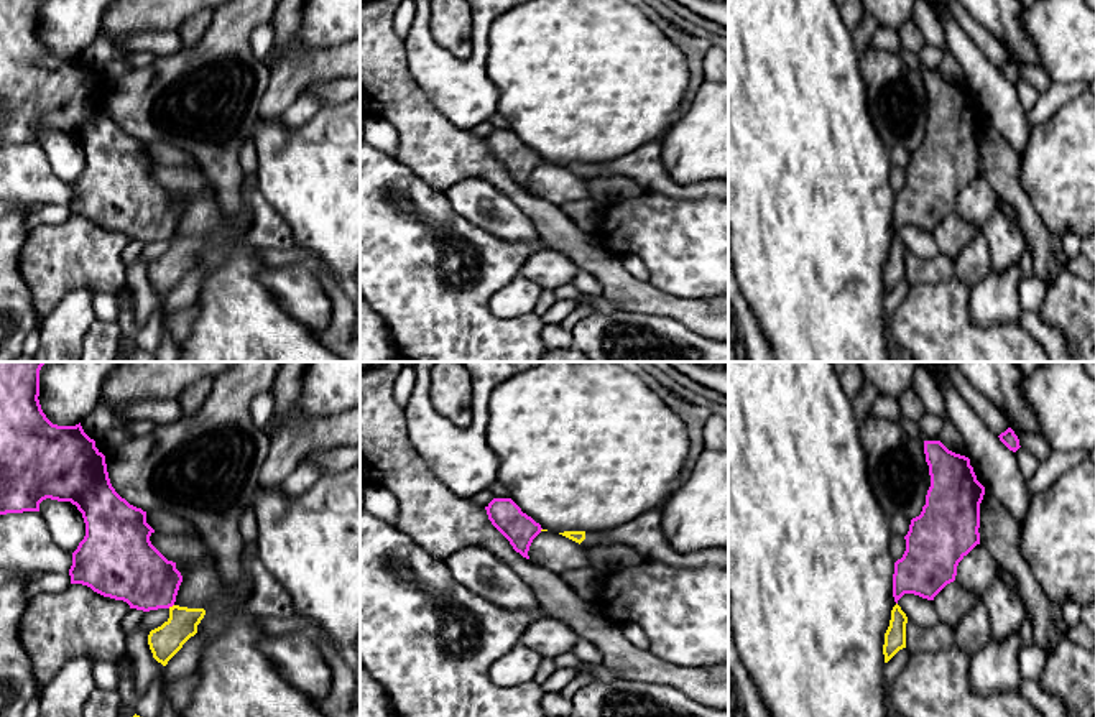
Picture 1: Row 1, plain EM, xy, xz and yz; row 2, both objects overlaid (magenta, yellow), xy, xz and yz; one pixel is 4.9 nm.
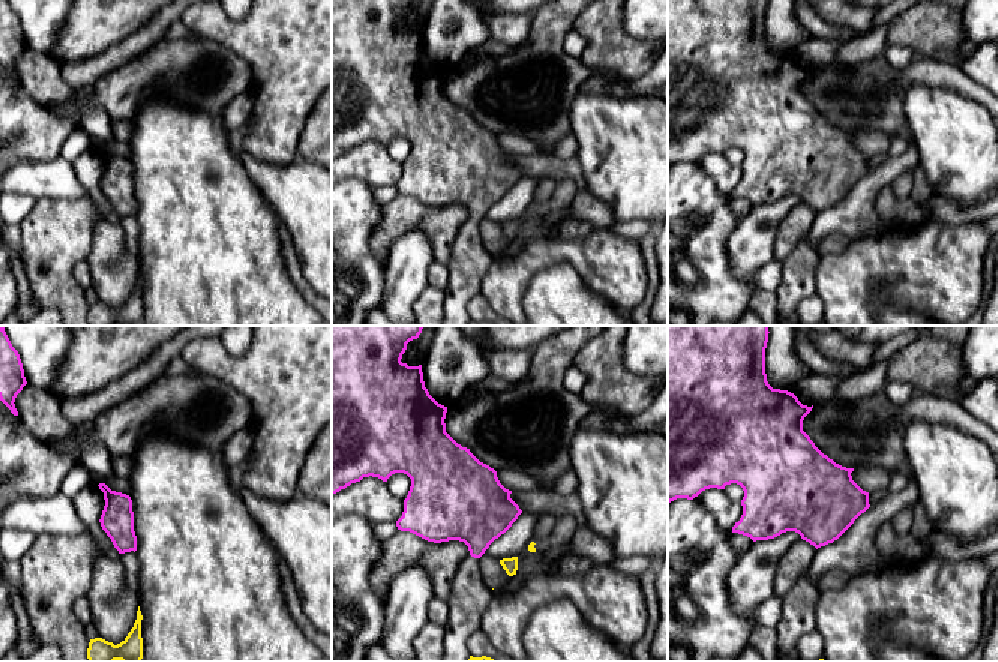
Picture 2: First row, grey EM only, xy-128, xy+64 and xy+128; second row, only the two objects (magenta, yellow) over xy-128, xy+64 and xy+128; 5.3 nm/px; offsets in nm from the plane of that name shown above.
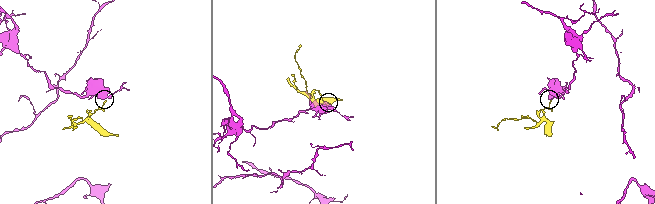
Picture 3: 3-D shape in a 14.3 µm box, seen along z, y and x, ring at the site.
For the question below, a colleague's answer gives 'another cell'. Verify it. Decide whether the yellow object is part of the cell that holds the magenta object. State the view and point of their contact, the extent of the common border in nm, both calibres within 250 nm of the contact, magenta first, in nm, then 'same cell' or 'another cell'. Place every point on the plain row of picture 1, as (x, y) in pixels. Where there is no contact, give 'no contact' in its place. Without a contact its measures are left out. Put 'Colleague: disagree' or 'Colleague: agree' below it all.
contact xy (170, 237); length 40 nm; calibres 300 and 160 nm; another cell
Colleague: agree

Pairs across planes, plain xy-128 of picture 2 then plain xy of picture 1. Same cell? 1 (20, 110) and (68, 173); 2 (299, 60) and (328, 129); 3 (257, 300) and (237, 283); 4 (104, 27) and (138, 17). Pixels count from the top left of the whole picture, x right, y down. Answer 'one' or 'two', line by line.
1: two
2: two
3: one
4: one

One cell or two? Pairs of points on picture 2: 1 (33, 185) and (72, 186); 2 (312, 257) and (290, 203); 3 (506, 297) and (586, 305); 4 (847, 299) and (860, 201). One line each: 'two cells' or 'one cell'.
1: one cell
2: one cell
3: two cells
4: two cells

